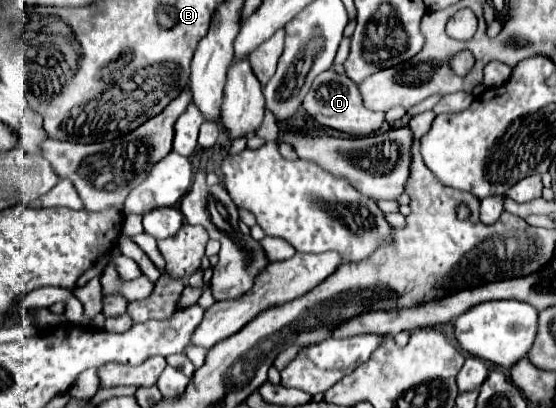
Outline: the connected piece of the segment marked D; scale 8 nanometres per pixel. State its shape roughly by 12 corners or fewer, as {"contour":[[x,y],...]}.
{"contour":[[320,73],[302,107],[324,127],[366,137],[384,113],[346,75]]}

